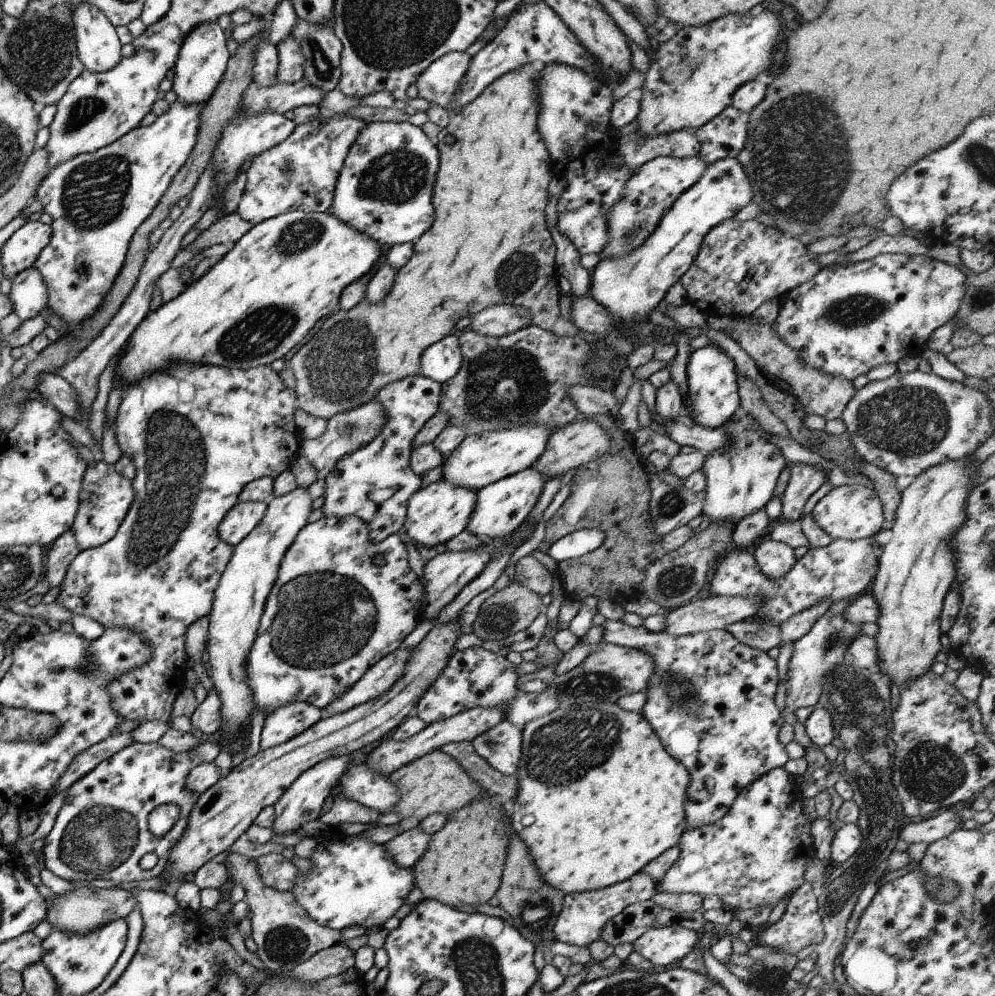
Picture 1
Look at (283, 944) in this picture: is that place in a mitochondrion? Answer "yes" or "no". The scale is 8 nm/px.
yes

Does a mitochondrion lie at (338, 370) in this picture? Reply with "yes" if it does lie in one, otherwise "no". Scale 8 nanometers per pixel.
yes

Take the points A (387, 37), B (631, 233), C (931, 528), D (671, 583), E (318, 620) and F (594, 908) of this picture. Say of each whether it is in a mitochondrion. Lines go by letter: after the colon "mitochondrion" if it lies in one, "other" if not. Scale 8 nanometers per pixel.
A: mitochondrion
B: mitochondrion
C: other
D: mitochondrion
E: mitochondrion
F: other

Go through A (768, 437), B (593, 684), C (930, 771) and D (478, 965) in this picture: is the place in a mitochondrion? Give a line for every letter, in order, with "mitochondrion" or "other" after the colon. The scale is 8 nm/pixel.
A: other
B: mitochondrion
C: mitochondrion
D: mitochondrion

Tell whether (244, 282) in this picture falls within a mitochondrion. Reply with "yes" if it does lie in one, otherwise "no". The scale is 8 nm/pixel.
no

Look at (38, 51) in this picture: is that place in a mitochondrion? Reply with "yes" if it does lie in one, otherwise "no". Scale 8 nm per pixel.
yes

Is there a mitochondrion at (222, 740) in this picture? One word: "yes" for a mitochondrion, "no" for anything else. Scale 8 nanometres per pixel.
no

